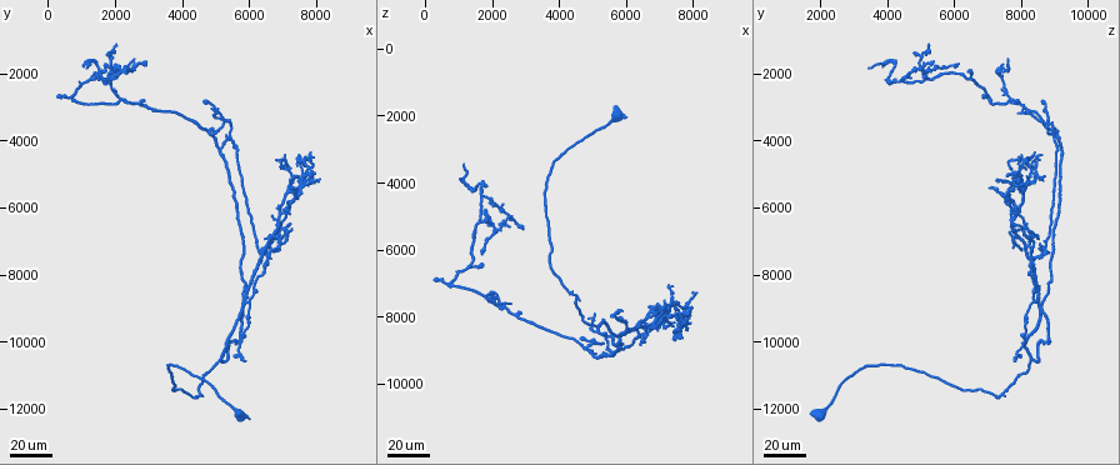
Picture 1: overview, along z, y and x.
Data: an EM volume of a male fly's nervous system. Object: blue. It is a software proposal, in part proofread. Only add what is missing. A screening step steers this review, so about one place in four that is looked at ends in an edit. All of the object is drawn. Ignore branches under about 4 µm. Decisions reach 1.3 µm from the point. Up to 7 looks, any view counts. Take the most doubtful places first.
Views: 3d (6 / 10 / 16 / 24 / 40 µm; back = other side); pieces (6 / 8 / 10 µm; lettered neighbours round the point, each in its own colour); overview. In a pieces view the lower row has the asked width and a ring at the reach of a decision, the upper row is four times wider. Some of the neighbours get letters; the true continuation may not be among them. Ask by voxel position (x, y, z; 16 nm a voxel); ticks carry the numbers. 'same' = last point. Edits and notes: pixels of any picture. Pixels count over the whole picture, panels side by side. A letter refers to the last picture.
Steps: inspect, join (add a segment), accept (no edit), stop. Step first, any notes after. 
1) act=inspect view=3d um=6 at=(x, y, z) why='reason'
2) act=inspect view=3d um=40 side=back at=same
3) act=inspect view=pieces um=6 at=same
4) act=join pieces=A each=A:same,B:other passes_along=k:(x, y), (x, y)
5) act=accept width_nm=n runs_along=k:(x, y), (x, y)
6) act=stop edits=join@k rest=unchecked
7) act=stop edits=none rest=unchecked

act=inspect view=3d um=24 at=(7900, 5100, 7600) why='free end'

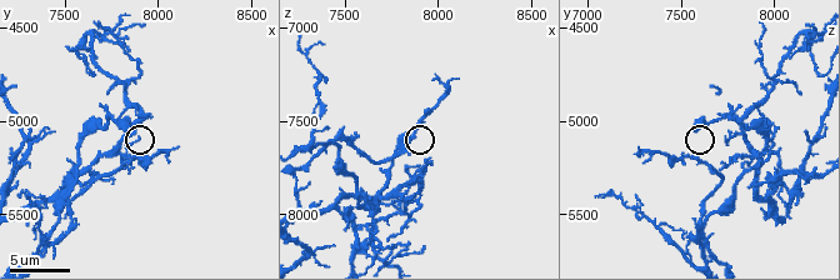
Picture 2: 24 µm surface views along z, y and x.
act=inspect view=pieces um=6 at=(7820, 5040, 7560)

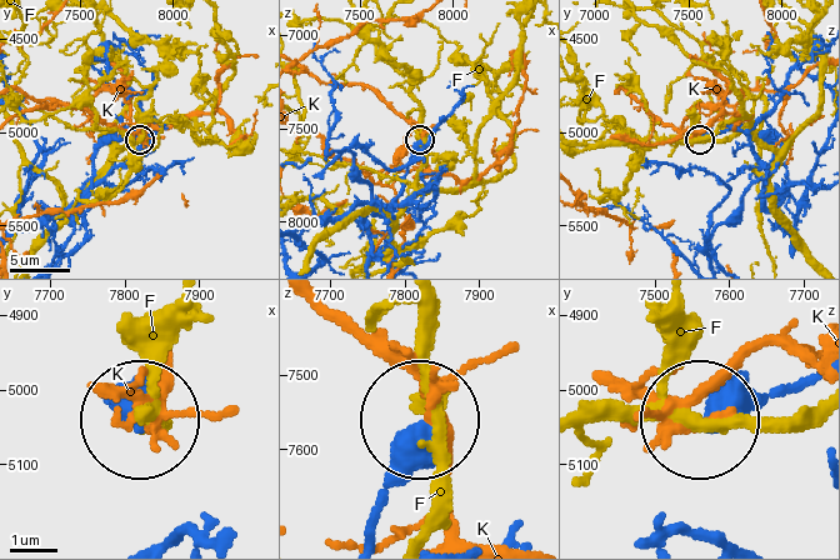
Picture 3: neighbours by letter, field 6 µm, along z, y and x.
act=accept each=F:other,K:other found='no lettered segment goes on from it'

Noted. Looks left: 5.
act=inspect view=pieces um=10 at=(7960, 5200, 7280)

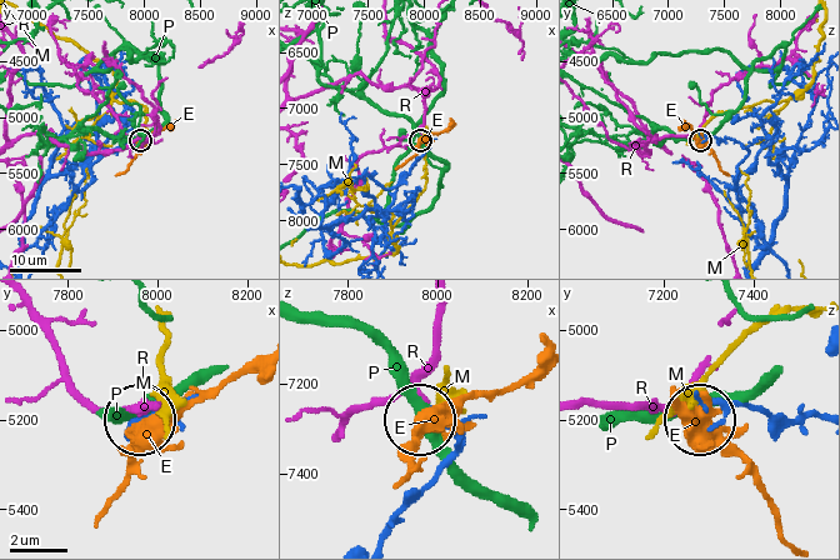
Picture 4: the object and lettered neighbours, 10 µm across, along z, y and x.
act=accept each=E:other,M:other,P:other,R:other found='none of them fits'

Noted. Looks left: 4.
act=inspect view=3d um=40 at=(2800, 2800, 7900) why='thick end'

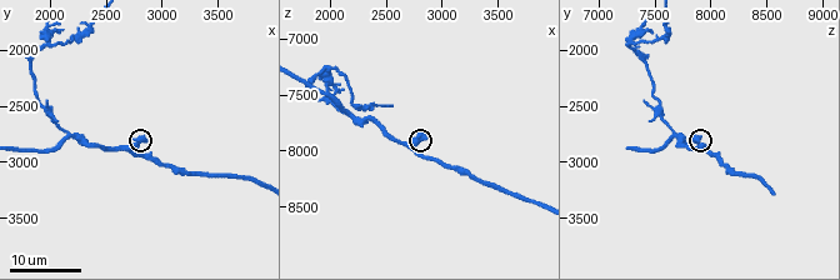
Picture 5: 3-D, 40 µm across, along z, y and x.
act=inspect view=pieces um=10 at=(2840, 2800, 7860) why='what lies round it'

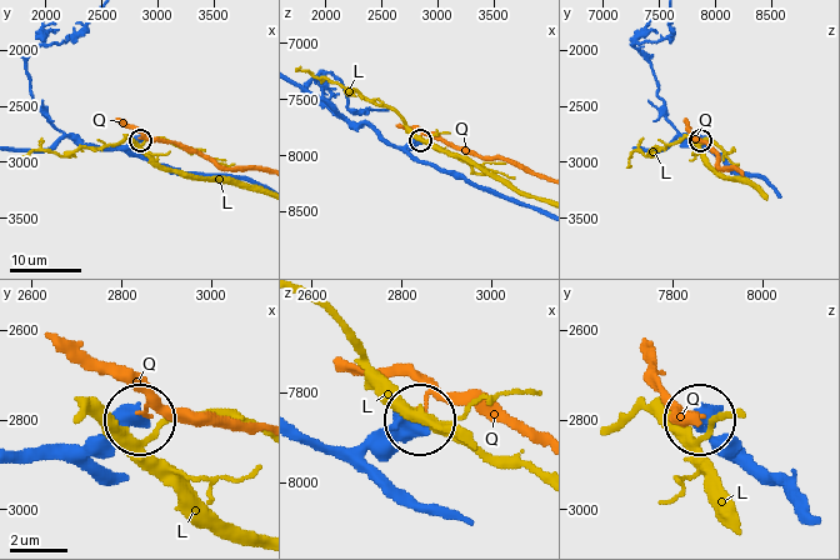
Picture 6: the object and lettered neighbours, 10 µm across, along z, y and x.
act=accept width_nm=560 each=L:other,Q:other found='none of them fits'

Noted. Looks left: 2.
act=stop edits=none rest=unchecked

